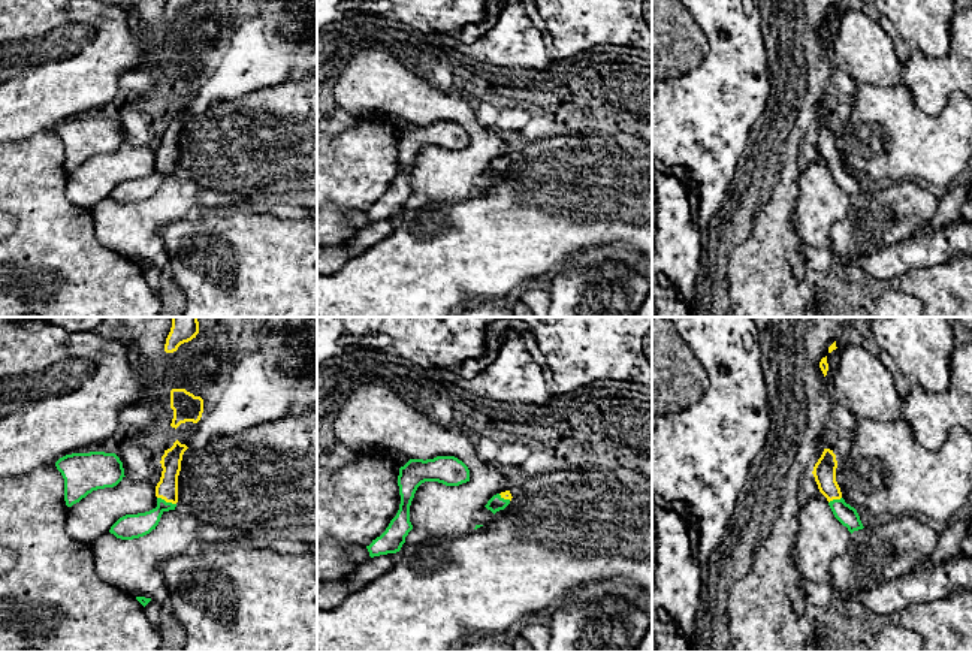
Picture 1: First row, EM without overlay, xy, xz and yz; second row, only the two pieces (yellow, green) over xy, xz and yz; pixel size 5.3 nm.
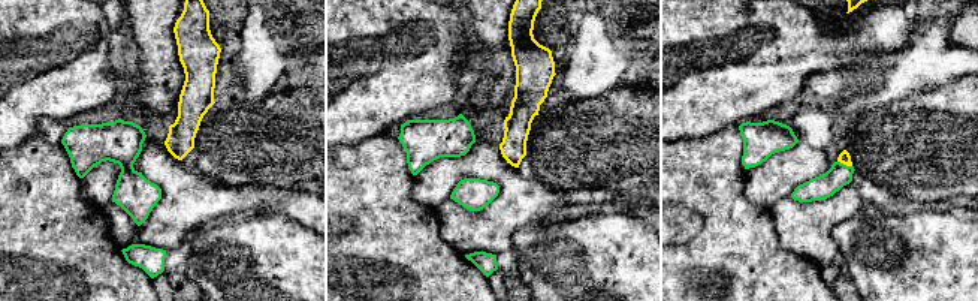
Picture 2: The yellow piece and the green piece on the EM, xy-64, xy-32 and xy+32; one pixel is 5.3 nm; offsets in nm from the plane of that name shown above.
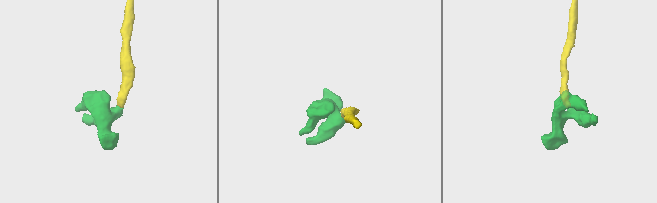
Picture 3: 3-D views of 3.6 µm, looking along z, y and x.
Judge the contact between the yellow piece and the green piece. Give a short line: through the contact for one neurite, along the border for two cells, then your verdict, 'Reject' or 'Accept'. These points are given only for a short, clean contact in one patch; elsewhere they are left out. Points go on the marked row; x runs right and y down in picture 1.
Line: xy (166, 489), (166, 501), (145, 522), (129, 527). Accept

